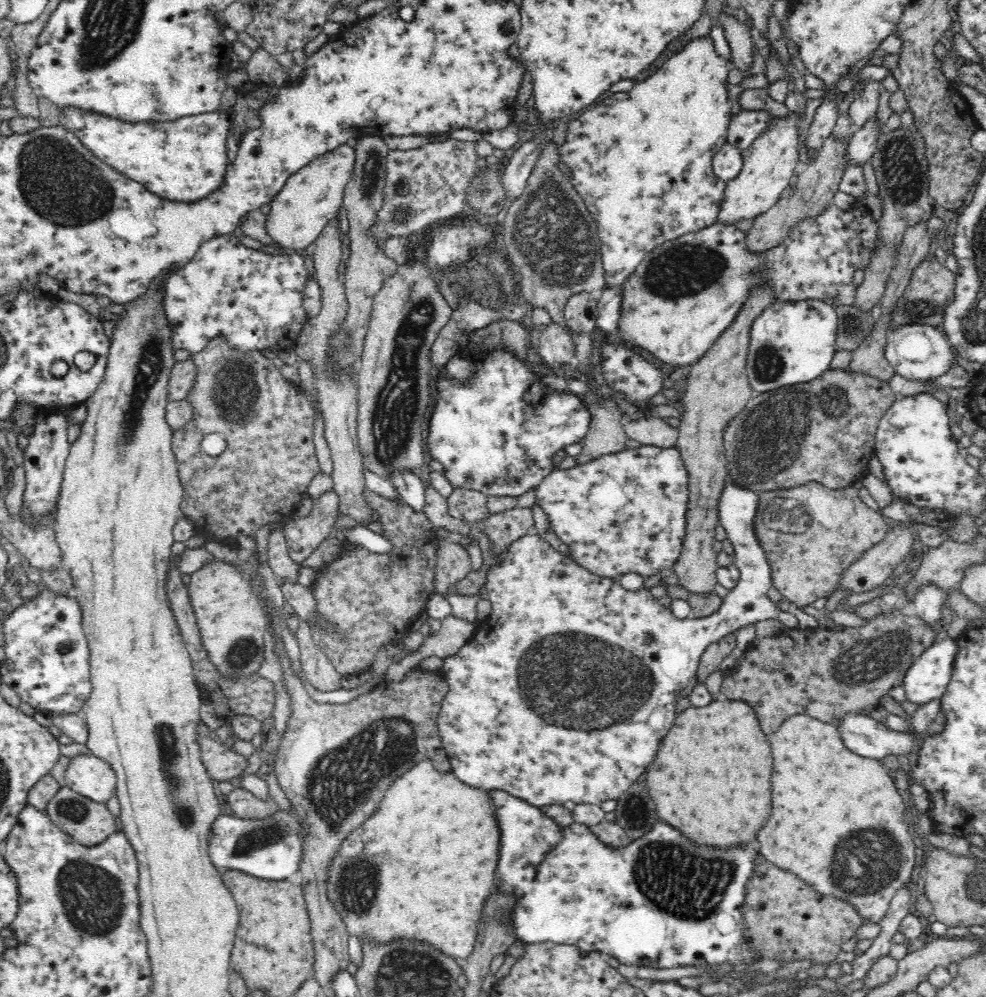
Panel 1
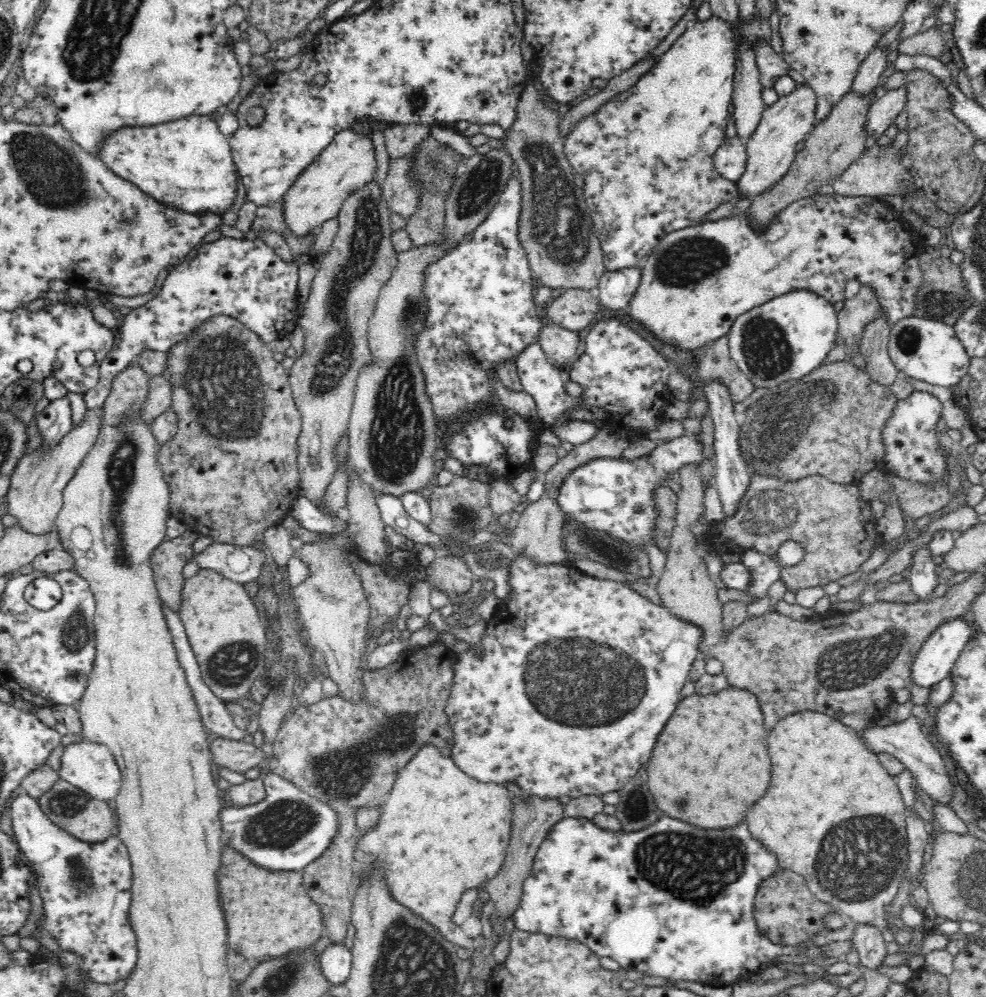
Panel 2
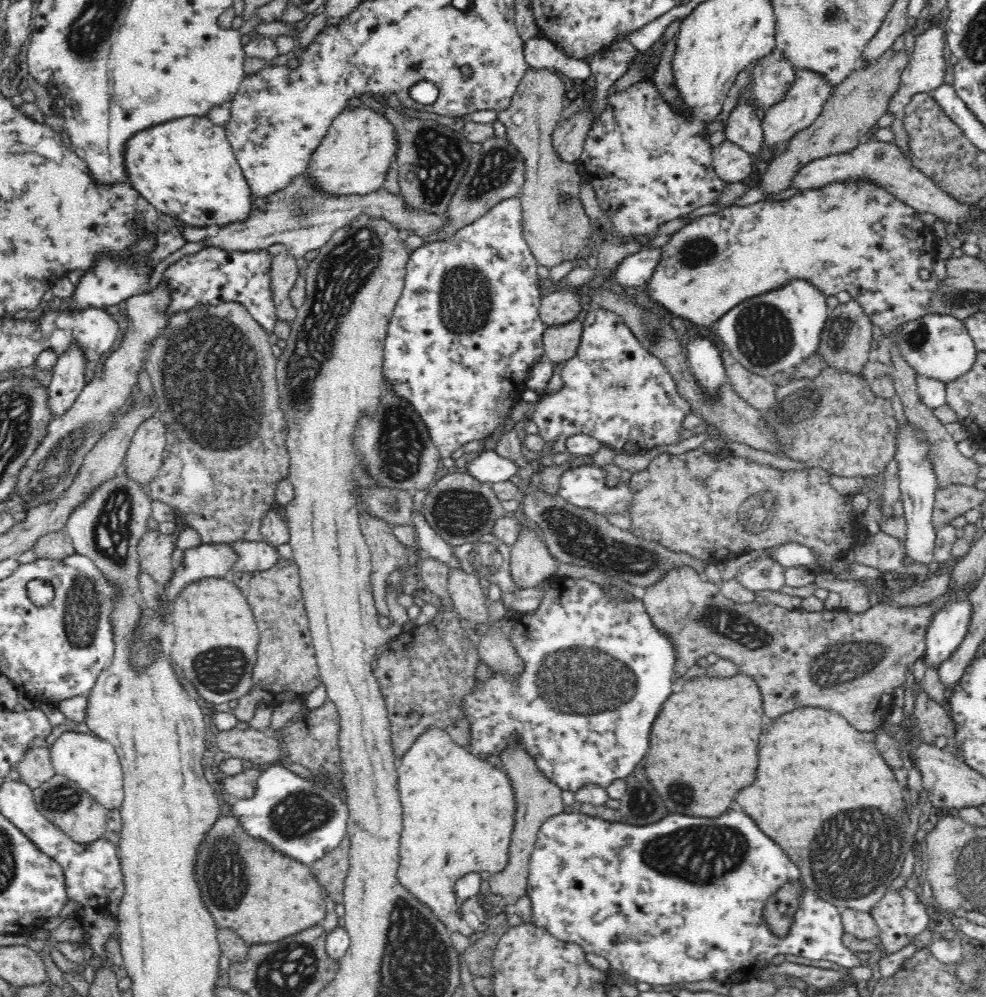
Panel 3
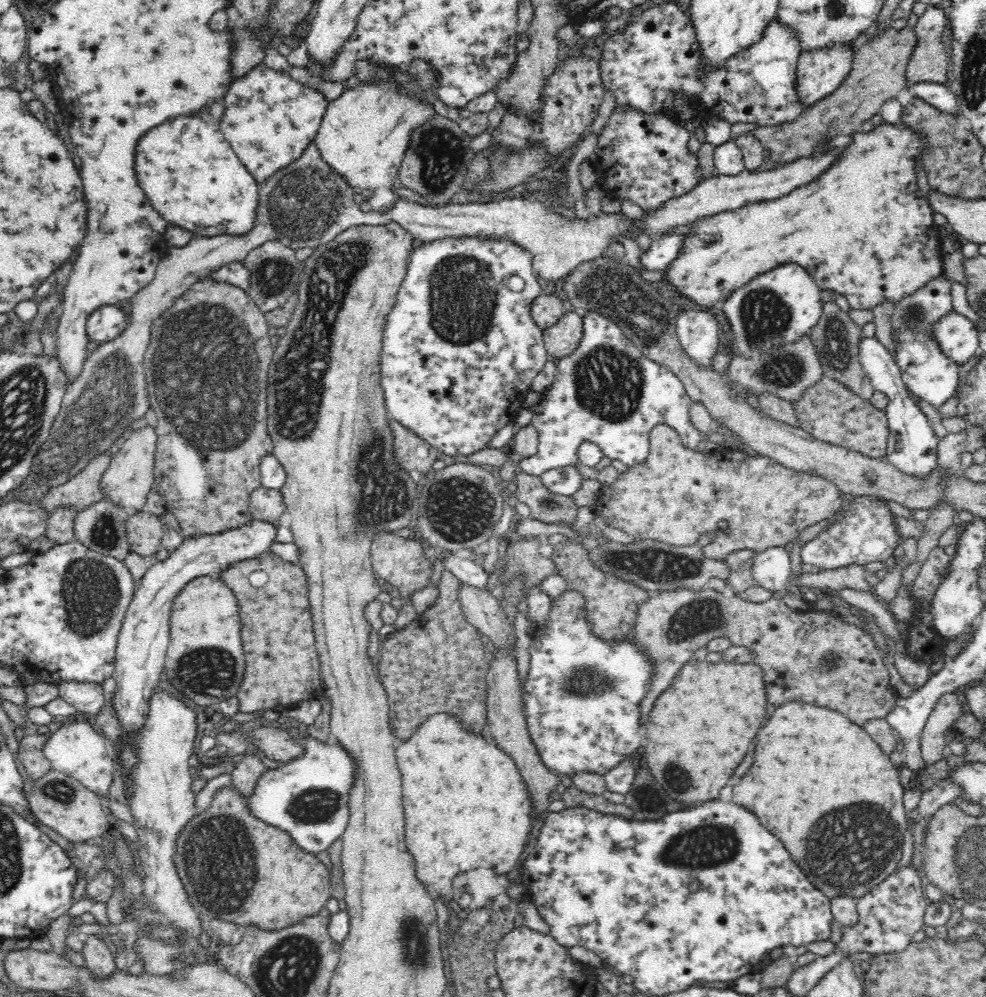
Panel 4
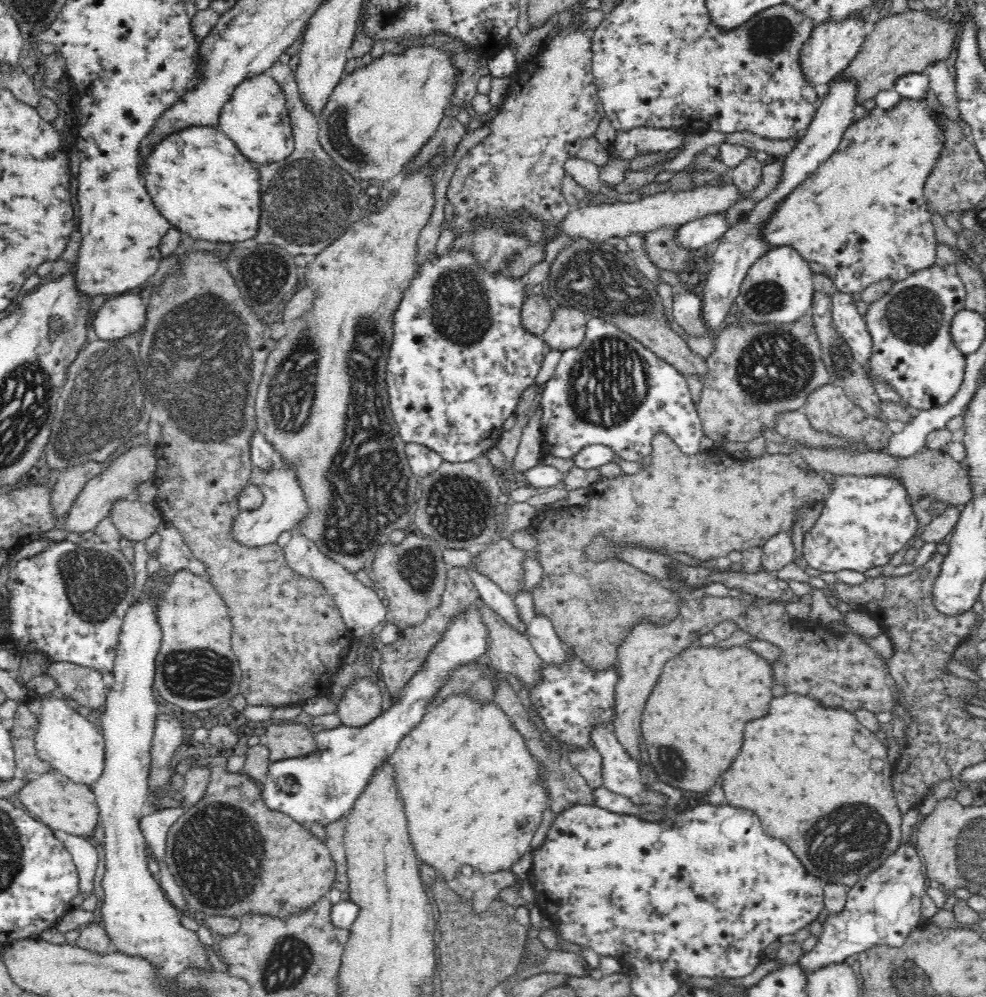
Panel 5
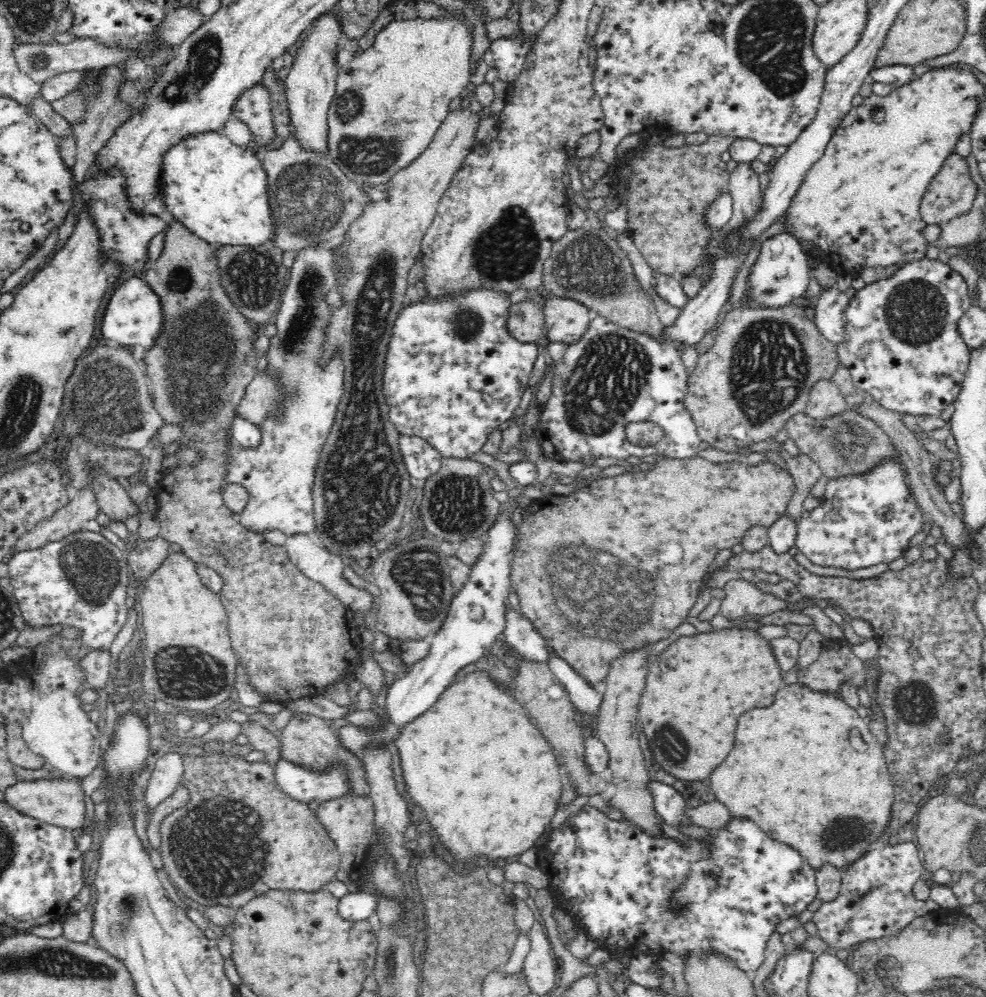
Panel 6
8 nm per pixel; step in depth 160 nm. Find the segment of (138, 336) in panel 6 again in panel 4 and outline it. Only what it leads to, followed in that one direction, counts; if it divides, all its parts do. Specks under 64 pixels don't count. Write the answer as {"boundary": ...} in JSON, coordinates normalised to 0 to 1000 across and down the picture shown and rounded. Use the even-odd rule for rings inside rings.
{"boundary":[[[105,306],[94,312],[87,323],[87,333],[90,341],[110,343],[122,337],[130,329],[132,315],[126,309],[116,306]]]}

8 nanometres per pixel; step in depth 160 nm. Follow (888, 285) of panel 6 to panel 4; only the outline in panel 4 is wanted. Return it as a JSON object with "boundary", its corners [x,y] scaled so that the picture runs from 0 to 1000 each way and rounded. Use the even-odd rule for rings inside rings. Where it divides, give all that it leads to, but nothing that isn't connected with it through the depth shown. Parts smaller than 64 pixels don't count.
{"boundary":[[[953,274],[948,278],[942,279],[936,286],[933,286],[930,290],[927,290],[924,294],[915,296],[906,305],[906,312],[900,319],[900,327],[904,331],[904,337],[906,337],[906,343],[908,348],[906,349],[907,363],[911,366],[914,373],[915,382],[919,387],[919,390],[923,391],[927,397],[931,397],[933,401],[941,403],[943,407],[955,407],[957,403],[961,403],[963,399],[968,397],[972,390],[972,376],[975,366],[970,364],[963,356],[957,354],[957,350],[953,348],[953,344],[949,342],[947,338],[947,327],[963,313],[968,311],[968,301],[966,301],[966,279],[963,277]]]}

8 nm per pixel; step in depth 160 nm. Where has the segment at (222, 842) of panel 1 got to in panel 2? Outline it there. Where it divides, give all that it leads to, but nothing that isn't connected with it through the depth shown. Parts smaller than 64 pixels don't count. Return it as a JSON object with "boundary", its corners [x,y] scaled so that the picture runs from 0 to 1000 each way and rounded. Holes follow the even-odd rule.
{"boundary":[[[274,773],[264,779],[269,787],[268,800],[245,808],[227,807],[223,814],[226,841],[267,871],[306,874],[325,861],[343,839],[343,813],[286,777]]]}

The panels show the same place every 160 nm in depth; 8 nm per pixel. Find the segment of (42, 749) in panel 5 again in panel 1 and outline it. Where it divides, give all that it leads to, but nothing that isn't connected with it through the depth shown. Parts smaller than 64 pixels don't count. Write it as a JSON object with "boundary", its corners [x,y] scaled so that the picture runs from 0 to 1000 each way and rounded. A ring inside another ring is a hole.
{"boundary":[[[95,755],[73,758],[67,770],[66,783],[73,792],[97,804],[108,805],[119,791],[116,771],[108,761]]]}

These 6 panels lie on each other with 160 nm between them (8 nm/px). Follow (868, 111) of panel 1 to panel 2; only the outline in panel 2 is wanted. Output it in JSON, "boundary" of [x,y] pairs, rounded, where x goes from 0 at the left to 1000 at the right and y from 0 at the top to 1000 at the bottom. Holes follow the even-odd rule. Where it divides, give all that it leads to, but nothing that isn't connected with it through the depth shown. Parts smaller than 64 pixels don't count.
{"boundary":[[[887,46],[871,64],[864,89],[872,95],[879,95],[890,84],[890,78],[900,68],[902,46]]]}

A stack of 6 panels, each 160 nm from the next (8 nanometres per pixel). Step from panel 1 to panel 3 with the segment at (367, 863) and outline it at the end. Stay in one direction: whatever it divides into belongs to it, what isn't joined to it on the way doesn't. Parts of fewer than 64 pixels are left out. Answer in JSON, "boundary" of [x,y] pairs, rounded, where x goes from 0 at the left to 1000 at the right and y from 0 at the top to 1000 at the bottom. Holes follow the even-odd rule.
{"boundary":[[[434,728],[429,736],[424,737],[418,748],[408,756],[404,762],[404,790],[406,800],[408,801],[408,822],[409,832],[406,841],[406,863],[407,869],[404,874],[404,884],[420,897],[426,904],[432,906],[444,921],[448,921],[448,925],[456,931],[456,933],[465,932],[468,925],[467,904],[462,900],[460,893],[461,886],[469,879],[478,875],[497,875],[505,876],[511,874],[515,870],[516,853],[519,845],[519,837],[521,835],[521,826],[523,824],[523,799],[521,798],[521,789],[519,783],[512,770],[505,770],[501,766],[497,766],[491,759],[481,758],[476,748],[469,748],[456,738],[456,735],[444,728]]]}

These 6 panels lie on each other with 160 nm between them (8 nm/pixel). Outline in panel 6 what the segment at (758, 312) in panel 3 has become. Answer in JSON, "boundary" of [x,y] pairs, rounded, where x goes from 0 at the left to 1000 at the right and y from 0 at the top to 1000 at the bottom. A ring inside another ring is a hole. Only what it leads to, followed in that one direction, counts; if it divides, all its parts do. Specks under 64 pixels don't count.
{"boundary":[[[799,232],[775,241],[758,281],[757,297],[760,305],[764,306],[763,303],[766,303],[766,307],[770,305],[773,308],[792,308],[812,302],[824,278],[818,256],[810,240]]]}

